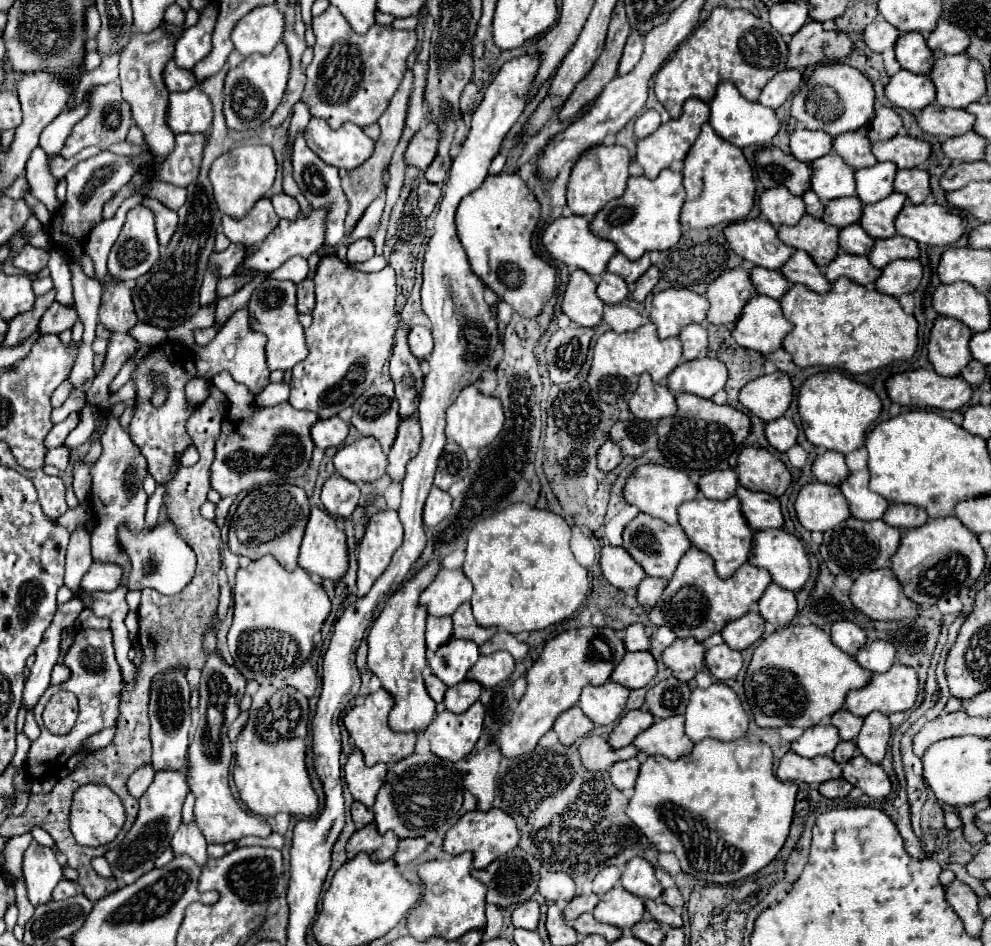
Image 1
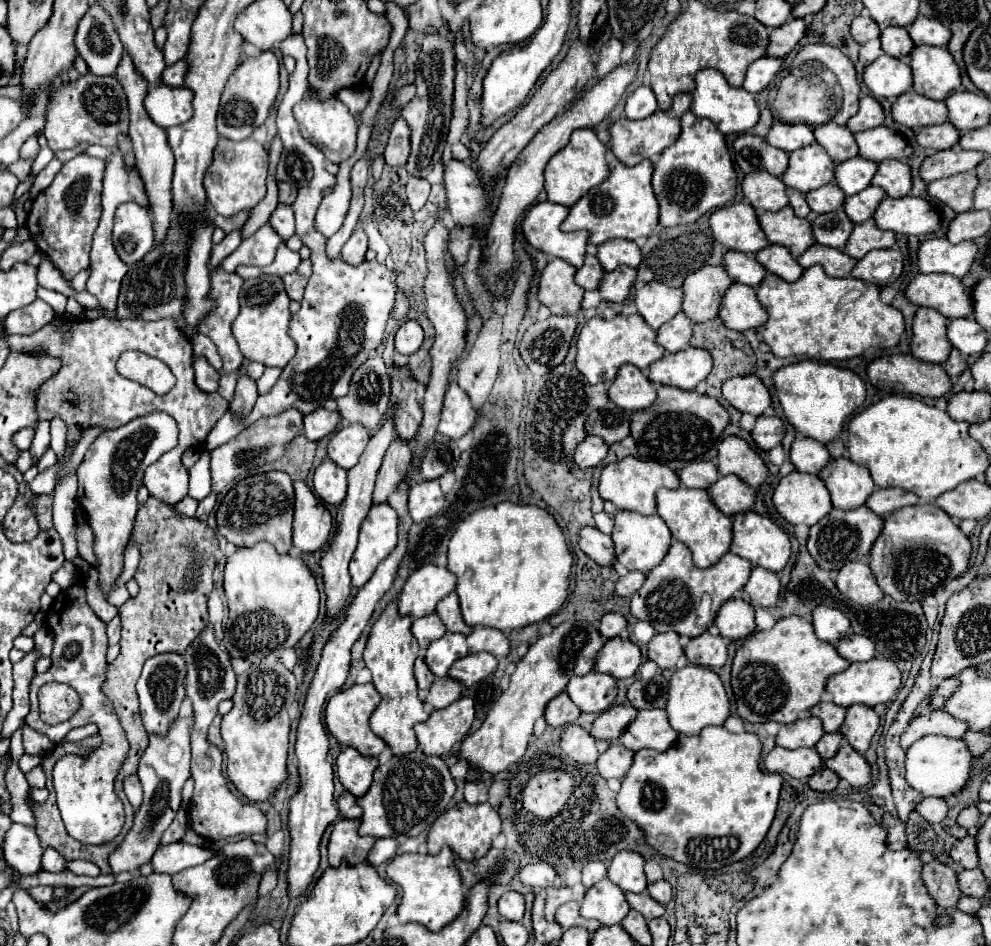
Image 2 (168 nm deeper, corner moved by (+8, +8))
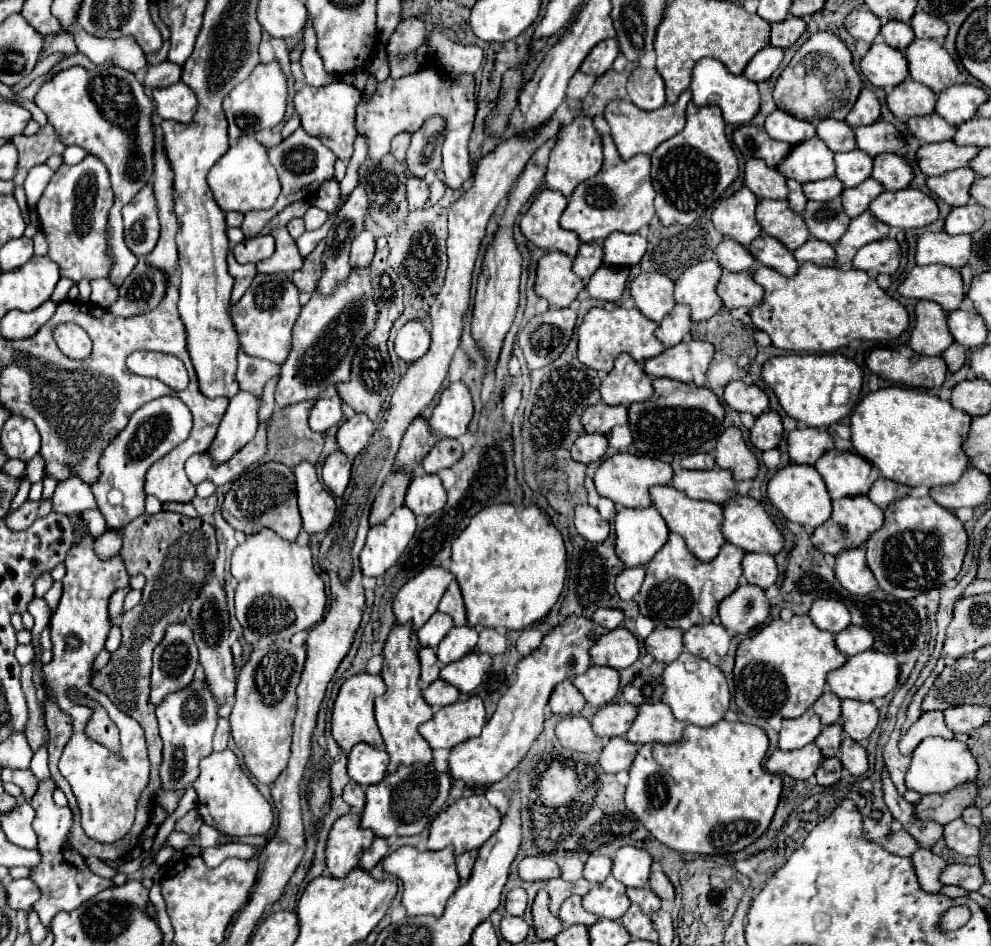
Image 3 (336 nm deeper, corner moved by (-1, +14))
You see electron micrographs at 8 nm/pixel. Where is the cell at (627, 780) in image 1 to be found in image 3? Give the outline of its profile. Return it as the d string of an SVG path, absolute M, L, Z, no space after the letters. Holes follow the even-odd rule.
M611 738L607 740L599 762L607 772L615 774L621 770L629 770L635 754L637 754L637 746L627 738Z

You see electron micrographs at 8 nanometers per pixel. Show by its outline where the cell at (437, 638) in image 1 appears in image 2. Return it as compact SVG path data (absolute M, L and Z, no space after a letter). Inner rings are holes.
M428 614L428 616L424 616L424 618L414 620L414 624L412 624L410 630L412 630L414 638L418 640L420 648L428 648L430 642L442 638L444 632L446 632L442 620L440 620L436 614Z

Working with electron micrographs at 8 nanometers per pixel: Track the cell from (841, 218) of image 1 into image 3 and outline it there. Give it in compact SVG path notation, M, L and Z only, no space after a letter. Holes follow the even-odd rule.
M825 178L825 180L817 180L817 182L803 184L805 196L809 200L817 200L817 202L833 200L833 198L841 196L843 190L845 190L845 186L843 186L843 182L839 178Z

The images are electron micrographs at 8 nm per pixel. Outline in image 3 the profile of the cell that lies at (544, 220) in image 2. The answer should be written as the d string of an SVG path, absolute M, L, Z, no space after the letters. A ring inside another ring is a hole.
M545 188L531 204L531 208L521 218L523 236L539 248L559 250L575 258L581 246L581 240L571 230L563 230L559 224L561 214L565 212L567 198L559 192Z

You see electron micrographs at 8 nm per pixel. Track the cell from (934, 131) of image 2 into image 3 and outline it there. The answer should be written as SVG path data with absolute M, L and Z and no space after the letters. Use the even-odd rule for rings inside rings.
M927 114L927 116L919 116L919 118L909 118L907 120L909 130L917 136L917 140L921 144L927 142L945 142L951 140L957 132L957 126L945 122L939 114Z

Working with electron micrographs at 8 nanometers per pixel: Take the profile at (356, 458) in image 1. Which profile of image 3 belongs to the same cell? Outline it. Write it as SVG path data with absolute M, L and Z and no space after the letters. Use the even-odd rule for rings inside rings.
M355 414L353 418L345 420L337 432L339 450L345 452L349 458L355 458L373 436L375 424L365 414Z

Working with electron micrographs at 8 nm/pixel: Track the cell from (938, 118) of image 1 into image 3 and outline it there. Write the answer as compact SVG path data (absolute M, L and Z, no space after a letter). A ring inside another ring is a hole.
M907 78L901 86L895 86L887 94L887 106L897 118L933 114L935 104L937 104L937 94L911 78Z

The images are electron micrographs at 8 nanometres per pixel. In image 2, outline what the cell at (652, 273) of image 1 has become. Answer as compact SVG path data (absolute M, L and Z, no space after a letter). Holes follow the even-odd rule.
M620 266L612 272L606 272L600 280L600 286L598 286L598 292L602 296L602 300L608 300L608 302L624 302L630 288L632 288L632 282L636 278L636 270L634 268L628 268L628 266Z

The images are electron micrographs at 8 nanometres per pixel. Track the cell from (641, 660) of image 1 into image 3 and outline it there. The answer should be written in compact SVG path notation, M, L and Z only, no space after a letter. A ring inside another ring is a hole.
M623 626L603 634L591 648L595 666L613 666L615 670L629 668L639 658L637 638Z

